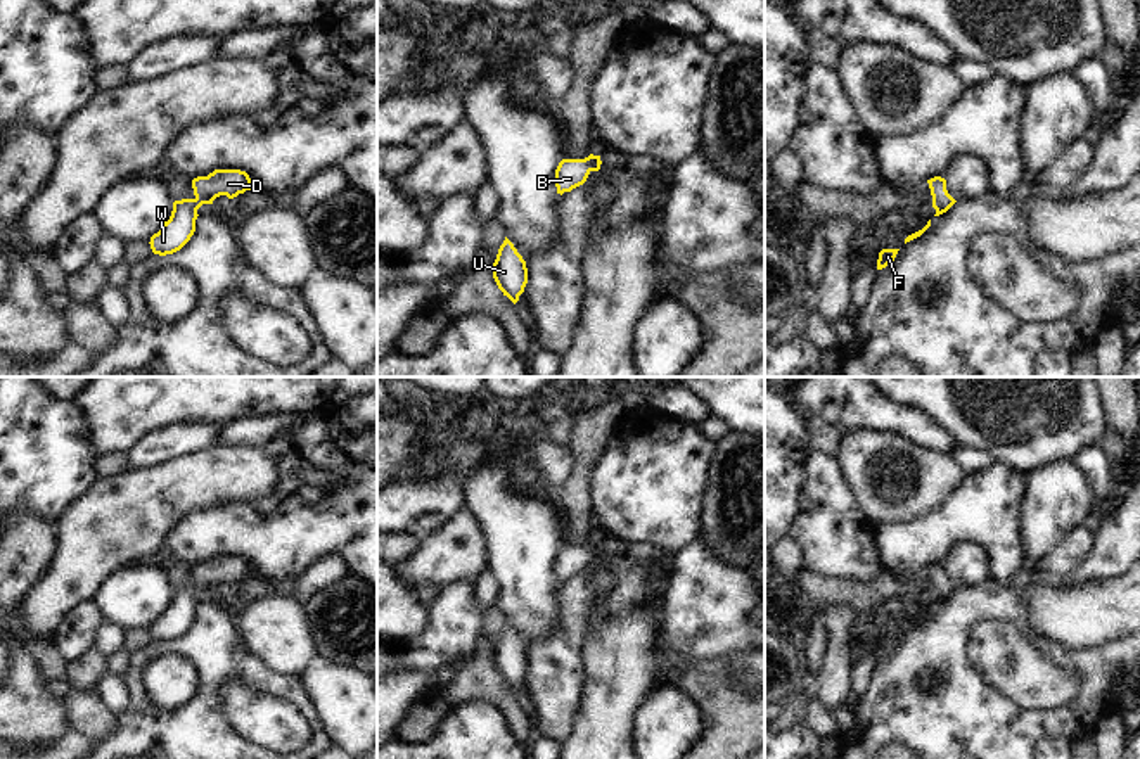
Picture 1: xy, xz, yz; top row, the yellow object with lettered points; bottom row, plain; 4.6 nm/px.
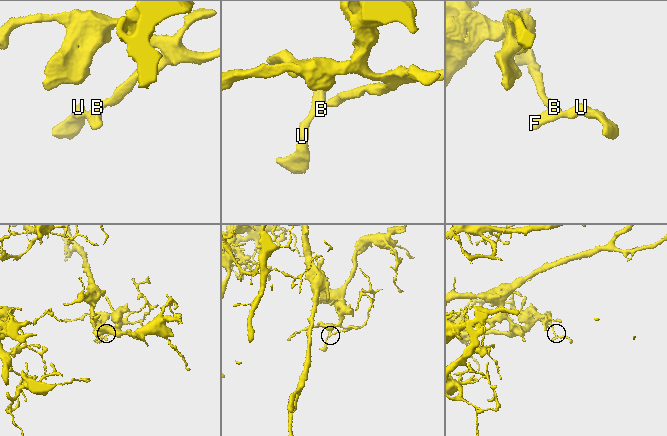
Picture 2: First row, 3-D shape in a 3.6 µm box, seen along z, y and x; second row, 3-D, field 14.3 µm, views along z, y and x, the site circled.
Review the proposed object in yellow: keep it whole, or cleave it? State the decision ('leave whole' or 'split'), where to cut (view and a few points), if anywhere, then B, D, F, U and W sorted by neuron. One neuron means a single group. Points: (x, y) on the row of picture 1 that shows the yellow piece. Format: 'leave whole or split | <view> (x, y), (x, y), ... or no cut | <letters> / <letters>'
leave whole | no cut | B D F U W

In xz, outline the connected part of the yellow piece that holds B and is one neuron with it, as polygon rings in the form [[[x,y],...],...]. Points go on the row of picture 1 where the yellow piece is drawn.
[[[590,154],[585,159],[562,159],[555,169],[557,194],[571,192],[583,185],[592,171],[600,169],[600,156]]]

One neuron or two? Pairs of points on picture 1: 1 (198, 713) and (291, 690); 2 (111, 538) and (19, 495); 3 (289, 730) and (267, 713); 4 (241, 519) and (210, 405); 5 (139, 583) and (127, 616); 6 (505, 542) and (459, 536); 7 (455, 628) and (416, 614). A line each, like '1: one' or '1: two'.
1: one
2: two
3: one
4: two
5: one
6: two
7: two

